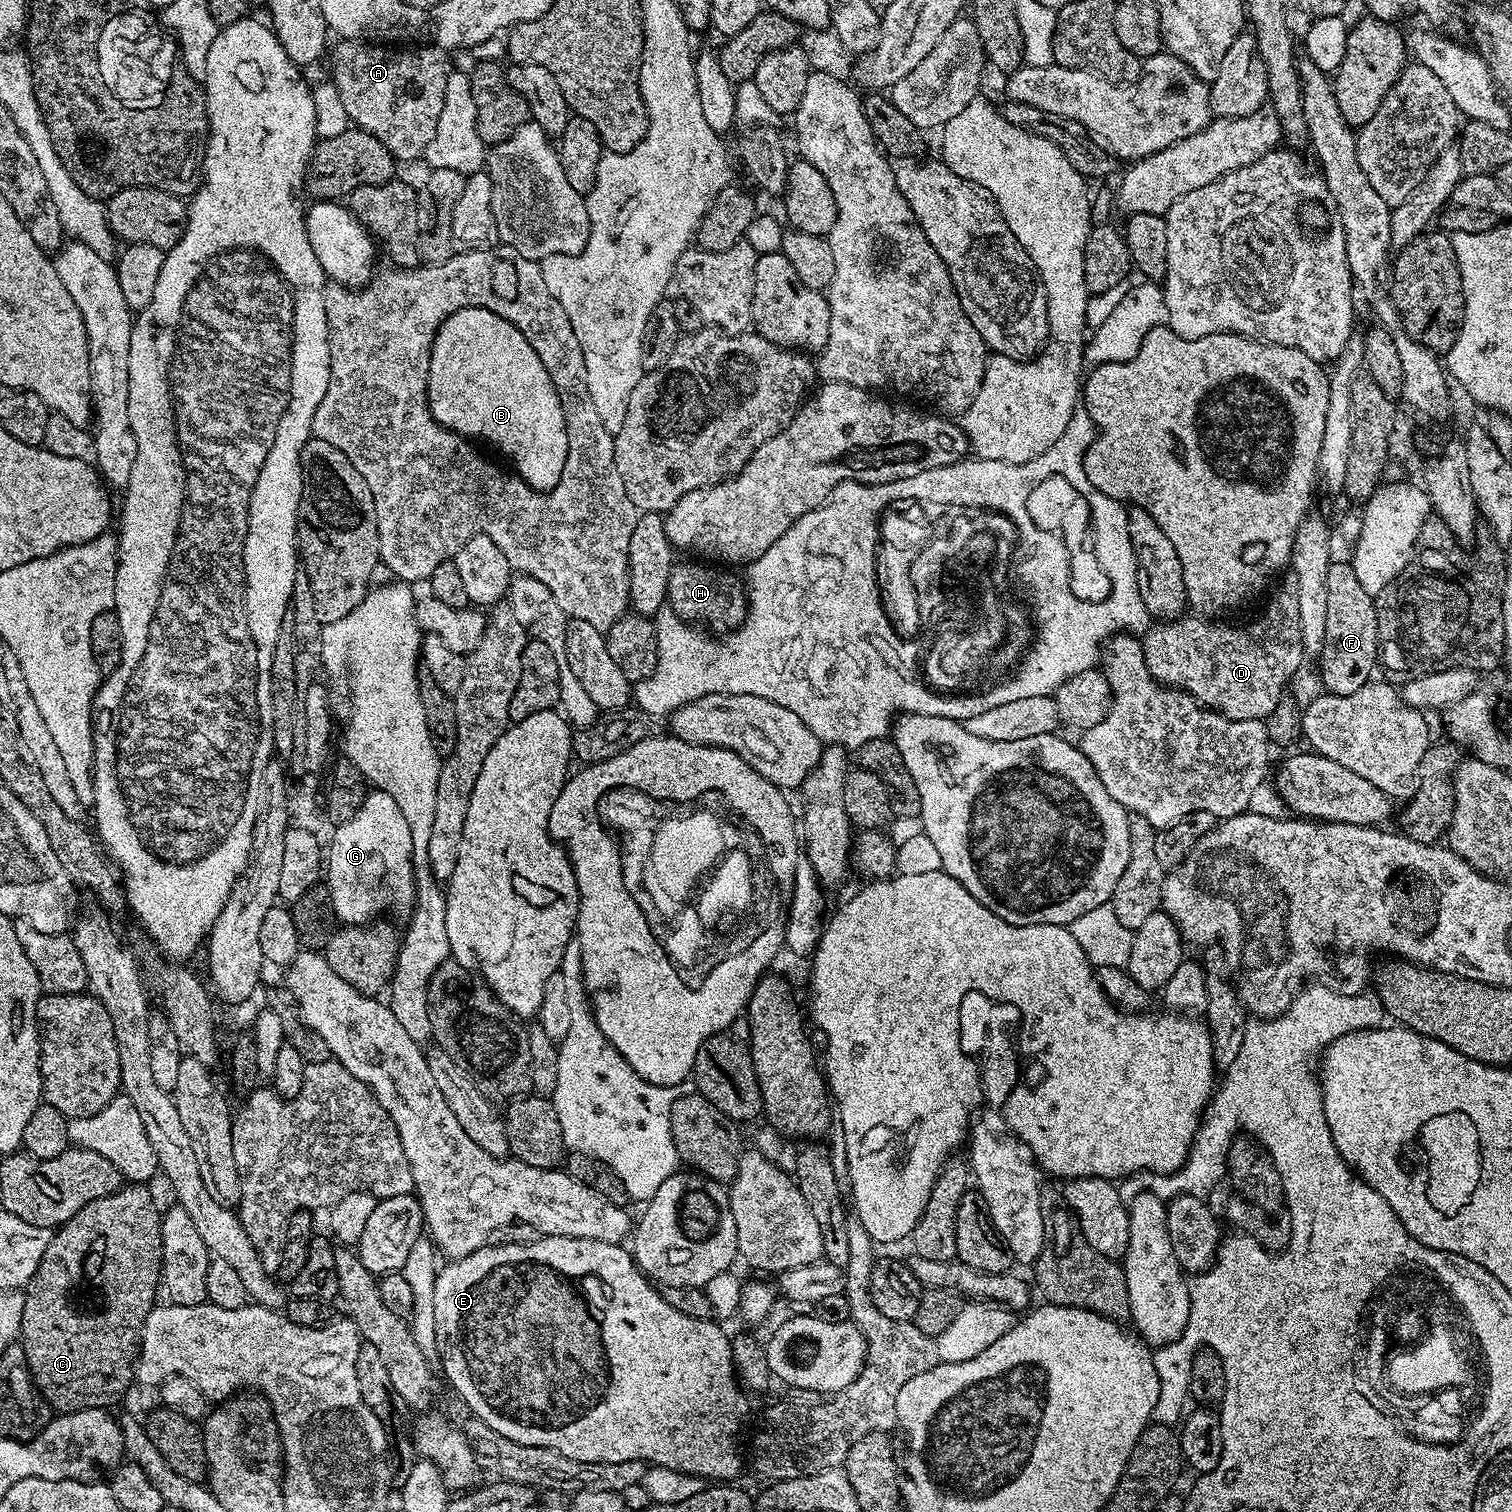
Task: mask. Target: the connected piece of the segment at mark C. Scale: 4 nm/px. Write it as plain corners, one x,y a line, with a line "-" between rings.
128,1182
108,1196
82,1206
82,1210
74,1214
74,1218
70,1218
55,1229
36,1275
32,1277
31,1284
27,1285
18,1342
24,1347
26,1362
36,1389
57,1413
81,1412
91,1408
111,1409
113,1407
111,1404
118,1403
127,1394
128,1387
133,1387
136,1378
136,1357
140,1355
140,1332
144,1328
150,1310
157,1303
156,1291
158,1293
161,1291
164,1271
164,1243
160,1225
162,1208
161,1205
156,1205
156,1200
152,1197
152,1192
148,1187
149,1185
144,1182

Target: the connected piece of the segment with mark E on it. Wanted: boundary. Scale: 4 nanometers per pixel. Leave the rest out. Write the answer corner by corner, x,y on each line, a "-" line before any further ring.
541,1235
538,1242
527,1244
526,1246
485,1246
474,1250
461,1260
454,1260
444,1265
437,1271
436,1285
434,1286
434,1330
436,1331
436,1352
440,1356
440,1364
444,1367
444,1376
452,1383
452,1388
464,1399
466,1407
472,1411
471,1415
475,1419
481,1420
490,1430
498,1430
506,1438
514,1442
522,1442
526,1446
542,1446
562,1454
566,1458
574,1458
583,1464
593,1464
594,1462
630,1462
631,1460
642,1460
645,1465
656,1465
658,1467
668,1467
670,1470
685,1472
690,1476
698,1476
704,1482
732,1482
736,1475
746,1468
746,1456
740,1453
740,1435
744,1432
744,1419
748,1416
748,1400
745,1389
742,1387
737,1375
736,1364
732,1360
732,1341
729,1333
724,1333
716,1325
715,1319
699,1320
698,1318
686,1318
686,1314
678,1314
674,1306
669,1306
666,1298
660,1296
660,1289
653,1281
649,1280
640,1271
632,1253
624,1244
611,1244
610,1242
598,1242
590,1238
570,1238
569,1236
546,1236

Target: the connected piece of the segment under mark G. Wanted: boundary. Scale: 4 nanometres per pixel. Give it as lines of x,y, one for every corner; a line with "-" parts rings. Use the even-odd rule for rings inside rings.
379,790
369,791
362,802
360,816
352,823
343,823
326,844
326,886
332,899
332,915
341,925
363,926
383,917
384,912
411,917
416,907
416,875
412,865
412,839
406,817
398,810
398,802
390,794

